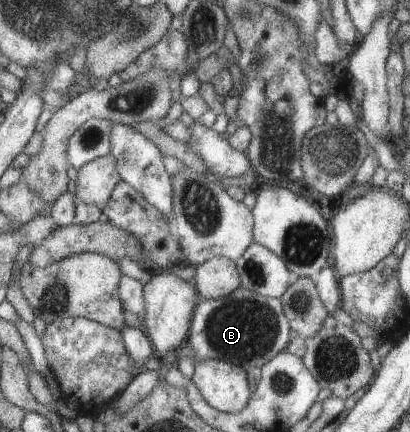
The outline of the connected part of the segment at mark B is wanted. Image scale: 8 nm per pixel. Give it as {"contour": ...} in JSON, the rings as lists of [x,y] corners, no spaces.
{"contour":[[[239,287],[222,298],[200,300],[193,311],[186,341],[192,348],[190,354],[194,363],[202,362],[202,360],[226,360],[246,370],[253,366],[261,368],[270,361],[270,358],[274,358],[276,354],[285,350],[288,345],[289,332],[290,328],[278,297],[256,295],[250,290]]]}

